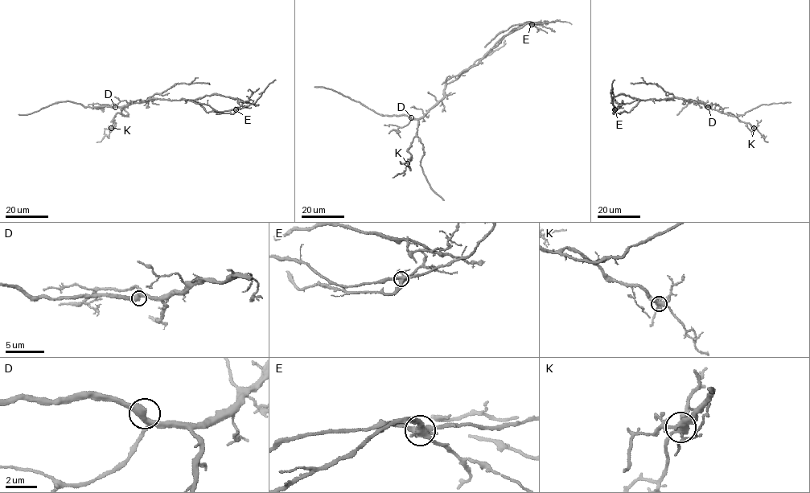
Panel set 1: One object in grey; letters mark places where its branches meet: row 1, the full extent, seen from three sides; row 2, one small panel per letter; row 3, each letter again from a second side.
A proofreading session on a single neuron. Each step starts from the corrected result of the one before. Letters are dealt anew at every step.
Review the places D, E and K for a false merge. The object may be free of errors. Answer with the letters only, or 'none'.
E

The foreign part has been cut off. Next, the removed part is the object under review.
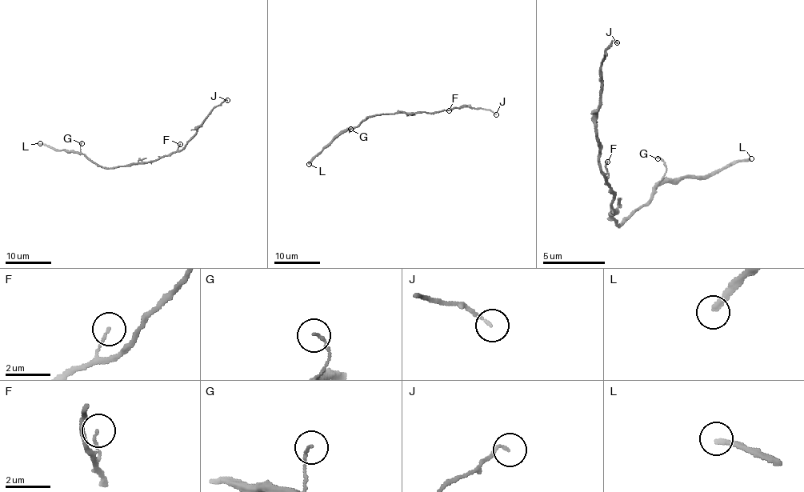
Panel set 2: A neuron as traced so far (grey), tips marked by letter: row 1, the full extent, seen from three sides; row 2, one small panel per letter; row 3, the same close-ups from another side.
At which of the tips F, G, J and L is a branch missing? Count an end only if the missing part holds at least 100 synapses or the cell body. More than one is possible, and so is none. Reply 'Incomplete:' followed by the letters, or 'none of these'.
Incomplete: L

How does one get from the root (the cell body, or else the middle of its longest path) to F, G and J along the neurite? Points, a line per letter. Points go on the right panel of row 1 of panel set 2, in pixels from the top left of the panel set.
F: (614, 211), (610, 208), (614, 196), (607, 186), (607, 162)
G: (614, 211), (614, 218), (617, 224), (620, 224), (651, 196), (651, 190), (667, 170), (658, 158)
J: (614, 211), (610, 208), (614, 196), (598, 162), (595, 108), (605, 52), (610, 42), (617, 42)

